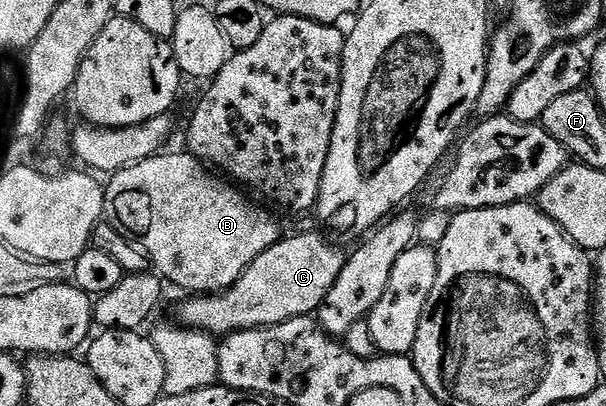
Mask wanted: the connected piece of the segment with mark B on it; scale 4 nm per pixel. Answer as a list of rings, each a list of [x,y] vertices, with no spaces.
[[[173,152],[170,156],[158,154],[132,164],[130,168],[112,173],[108,177],[109,184],[104,185],[105,216],[108,223],[119,230],[119,234],[123,234],[145,252],[148,263],[168,283],[170,280],[175,287],[182,288],[185,294],[225,292],[243,275],[247,266],[259,258],[259,254],[282,239],[283,231],[277,225],[278,217],[268,207],[265,209],[252,204],[248,200],[250,197],[240,187],[214,174],[194,156],[181,152]]]

